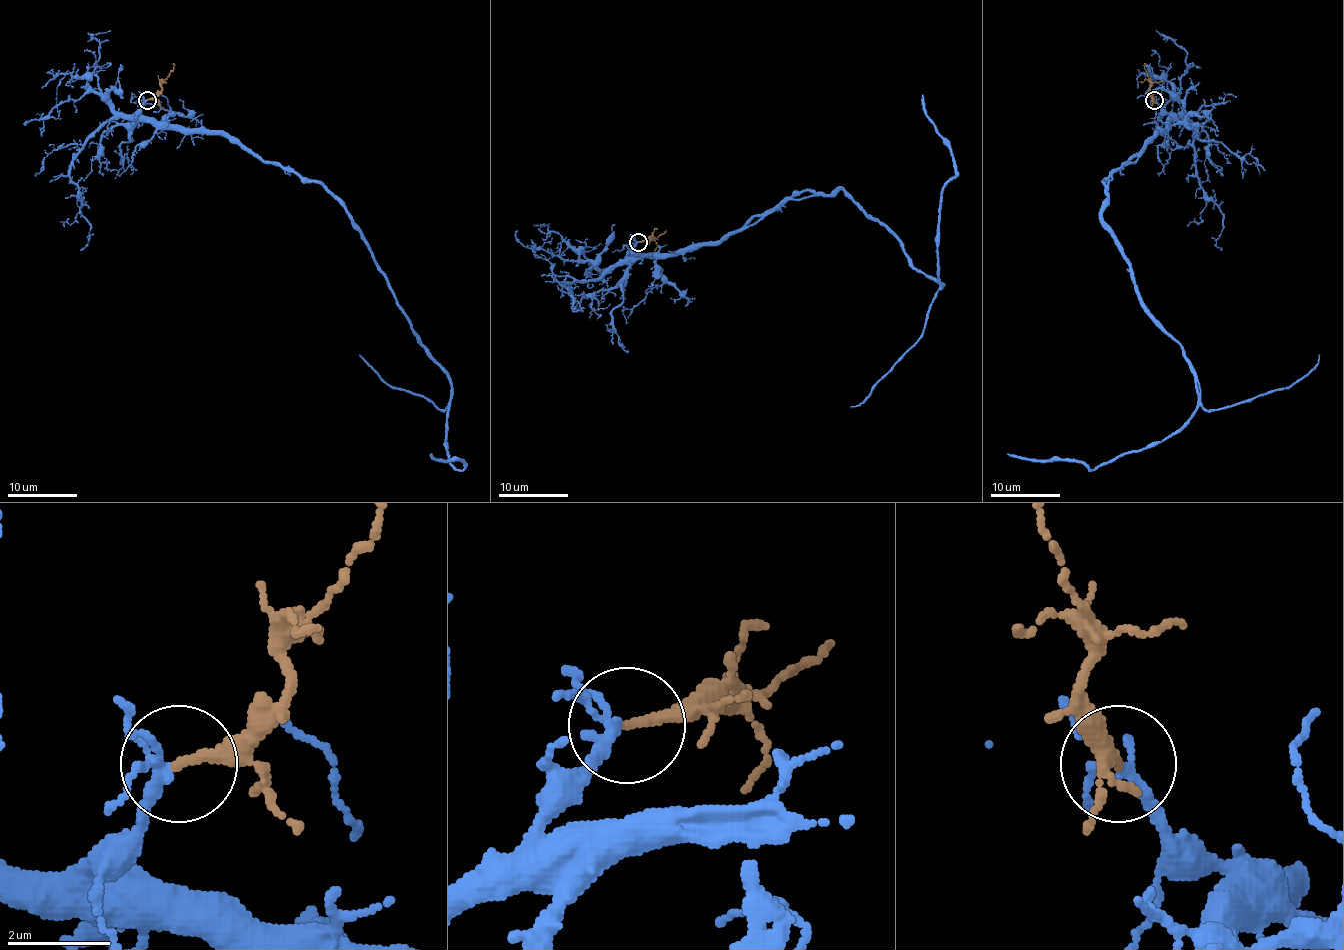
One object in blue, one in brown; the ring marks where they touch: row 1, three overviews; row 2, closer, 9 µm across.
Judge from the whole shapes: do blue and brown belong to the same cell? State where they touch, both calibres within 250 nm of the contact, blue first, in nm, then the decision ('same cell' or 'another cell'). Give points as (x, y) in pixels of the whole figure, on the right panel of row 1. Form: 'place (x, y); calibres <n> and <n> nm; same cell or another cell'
place (1154, 100); calibres 170 and 220 nm; same cell

